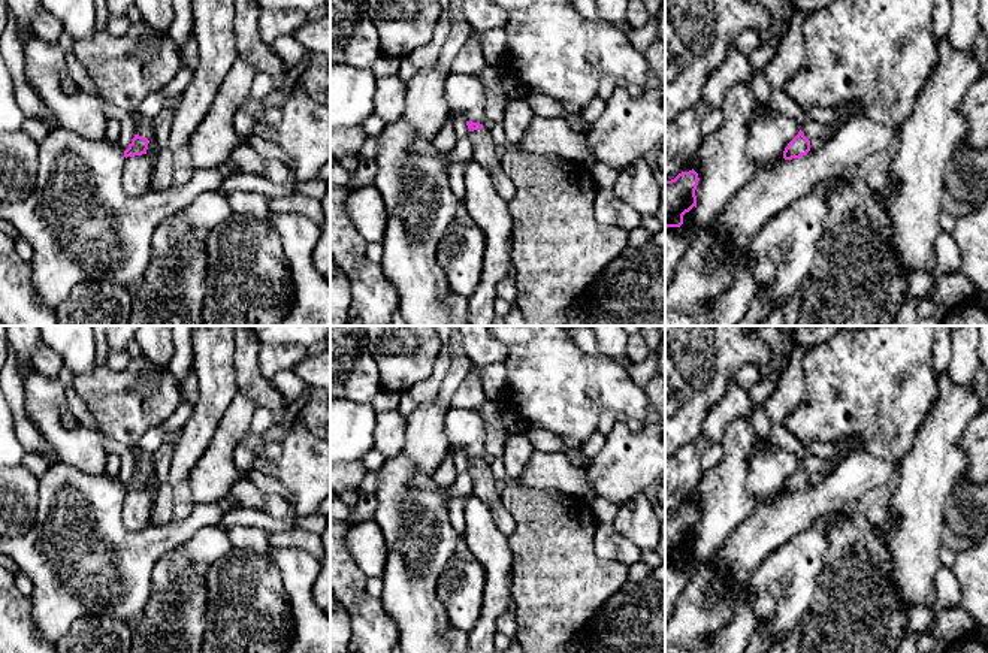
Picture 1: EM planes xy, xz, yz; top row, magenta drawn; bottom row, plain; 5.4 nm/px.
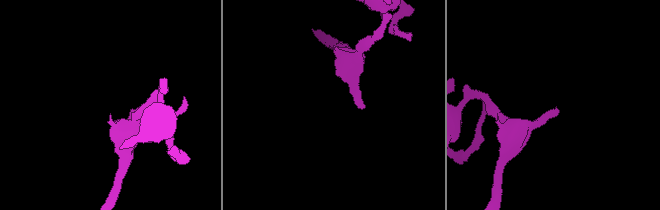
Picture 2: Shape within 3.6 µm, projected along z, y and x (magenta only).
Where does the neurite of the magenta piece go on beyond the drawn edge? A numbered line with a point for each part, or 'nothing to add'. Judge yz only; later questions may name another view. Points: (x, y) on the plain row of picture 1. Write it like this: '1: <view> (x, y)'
1: yz (810, 463)

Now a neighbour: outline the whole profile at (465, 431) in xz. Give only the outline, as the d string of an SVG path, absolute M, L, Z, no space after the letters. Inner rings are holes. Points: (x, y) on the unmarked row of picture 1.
M448 408L444 423L451 451L480 459L484 457L486 430L478 409Z

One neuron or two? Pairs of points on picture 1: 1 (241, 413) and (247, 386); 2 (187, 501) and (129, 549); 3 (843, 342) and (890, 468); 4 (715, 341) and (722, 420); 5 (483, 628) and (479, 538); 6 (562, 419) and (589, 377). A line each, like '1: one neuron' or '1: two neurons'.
1: two neurons
2: two neurons
3: two neurons
4: two neurons
5: one neuron
6: one neuron

